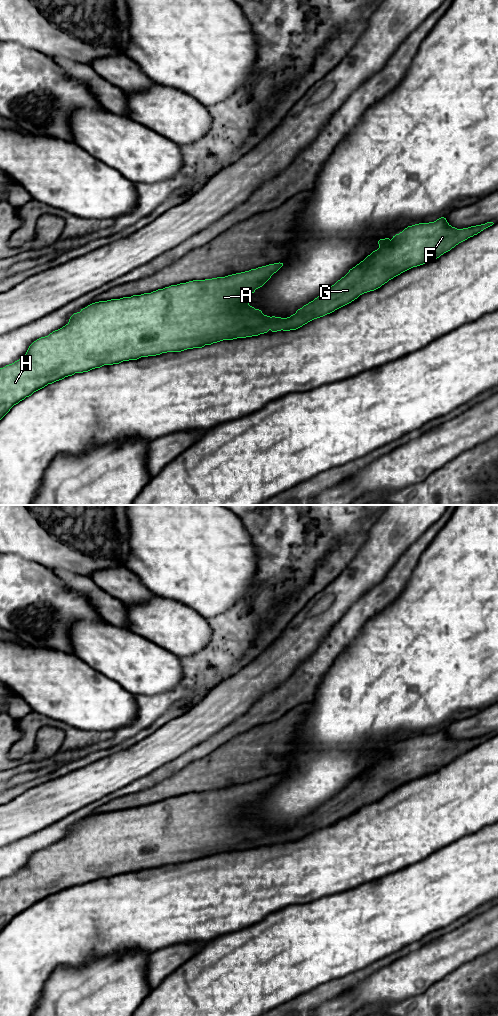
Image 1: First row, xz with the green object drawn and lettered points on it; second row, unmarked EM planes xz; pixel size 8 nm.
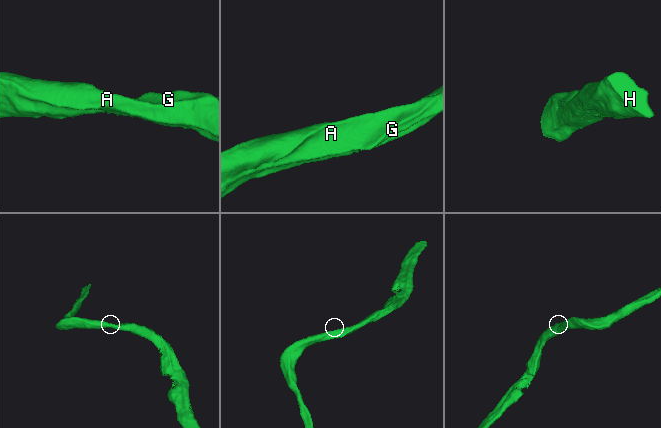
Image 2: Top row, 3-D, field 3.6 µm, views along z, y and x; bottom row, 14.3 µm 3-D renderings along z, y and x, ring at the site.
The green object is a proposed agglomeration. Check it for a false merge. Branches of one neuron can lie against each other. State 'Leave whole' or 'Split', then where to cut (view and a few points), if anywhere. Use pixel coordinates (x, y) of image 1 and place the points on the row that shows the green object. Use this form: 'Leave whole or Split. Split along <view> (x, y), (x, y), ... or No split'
Leave whole. No split

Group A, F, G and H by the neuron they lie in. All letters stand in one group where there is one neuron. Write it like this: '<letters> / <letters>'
A F G H

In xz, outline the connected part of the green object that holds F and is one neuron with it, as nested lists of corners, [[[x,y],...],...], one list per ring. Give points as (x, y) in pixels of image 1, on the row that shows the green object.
[[[441,217],[434,222],[408,226],[391,240],[380,239],[377,250],[287,318],[264,315],[249,305],[249,296],[283,266],[280,262],[225,277],[193,280],[151,293],[92,303],[74,313],[62,328],[34,341],[19,360],[0,368],[0,420],[26,397],[75,373],[141,357],[202,348],[223,340],[258,336],[269,330],[296,330],[351,303],[360,295],[380,288],[403,272],[436,260],[493,224],[487,222],[457,229]]]

